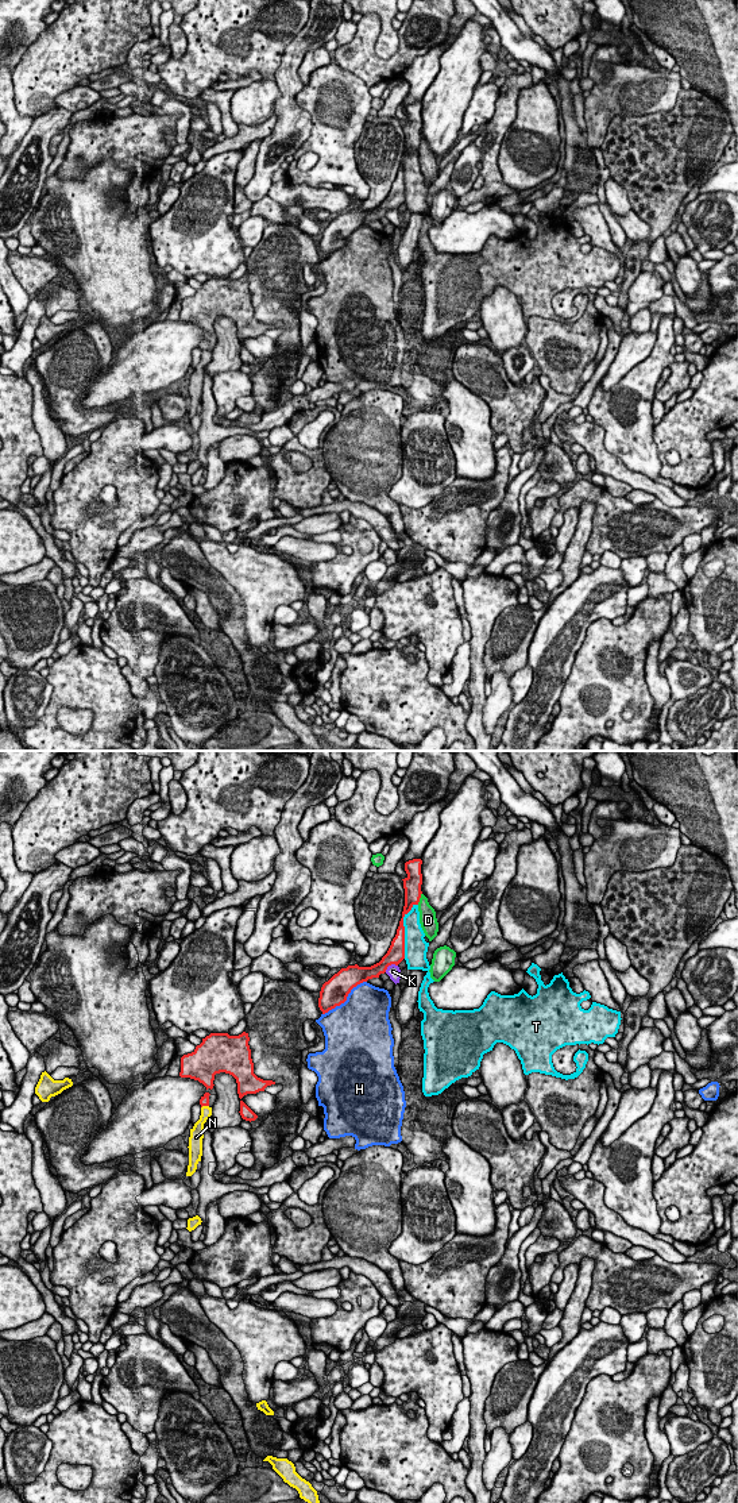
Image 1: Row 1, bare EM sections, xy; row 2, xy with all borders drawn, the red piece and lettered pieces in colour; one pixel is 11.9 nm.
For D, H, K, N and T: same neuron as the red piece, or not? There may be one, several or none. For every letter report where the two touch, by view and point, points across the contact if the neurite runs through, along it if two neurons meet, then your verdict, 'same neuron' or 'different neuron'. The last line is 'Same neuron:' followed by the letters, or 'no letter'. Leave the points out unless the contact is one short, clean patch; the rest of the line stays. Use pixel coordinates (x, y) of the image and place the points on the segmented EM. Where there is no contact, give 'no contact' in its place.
D: contact xy (420, 897); different neuron
H: contact xy (346, 999); different neuron
K: contact xy (390, 964); border xy (397, 964), (390, 964), (385, 971); different neuron
N: contact xy (204, 1105); different neuron
T: contact xy (404, 931); different neuron
Same neuron: no letter

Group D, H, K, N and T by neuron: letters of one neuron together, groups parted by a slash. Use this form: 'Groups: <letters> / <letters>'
Groups: D / H / K / N / T

